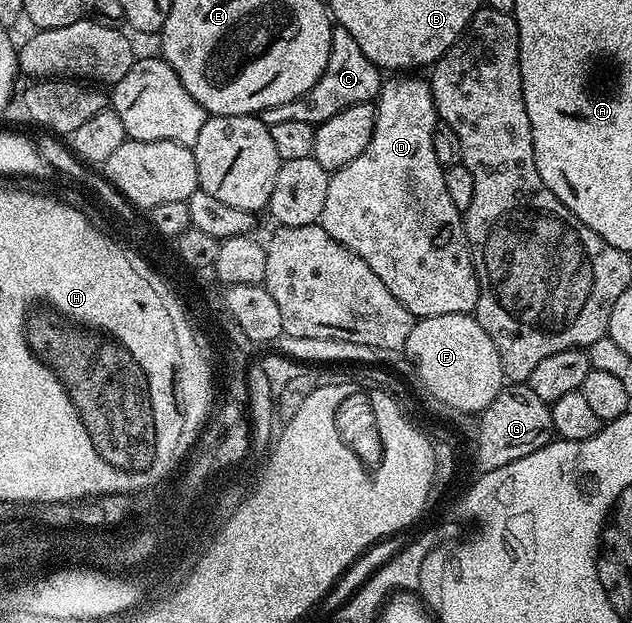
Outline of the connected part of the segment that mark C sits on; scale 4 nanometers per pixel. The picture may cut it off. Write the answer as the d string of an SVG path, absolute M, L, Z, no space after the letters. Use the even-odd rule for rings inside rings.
M336 27L332 30L330 59L318 83L314 83L314 87L310 87L306 95L298 99L290 99L290 103L278 103L278 107L266 107L258 116L263 125L267 126L293 119L318 126L326 123L326 119L331 119L333 115L338 115L338 111L346 111L346 107L354 107L358 103L367 101L375 102L380 95L381 84L381 70L377 69L374 63L370 63L366 55L362 55L362 47L358 47L350 31Z

